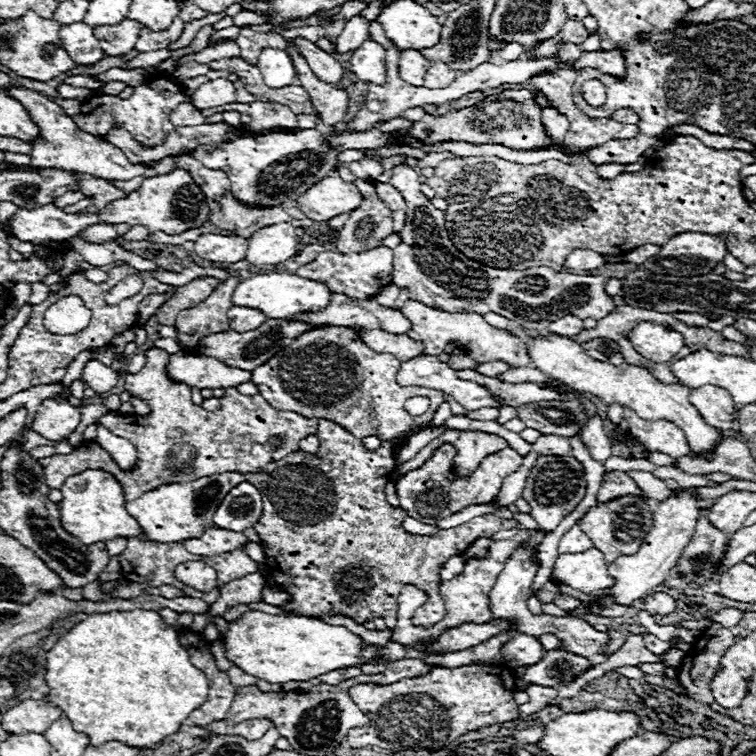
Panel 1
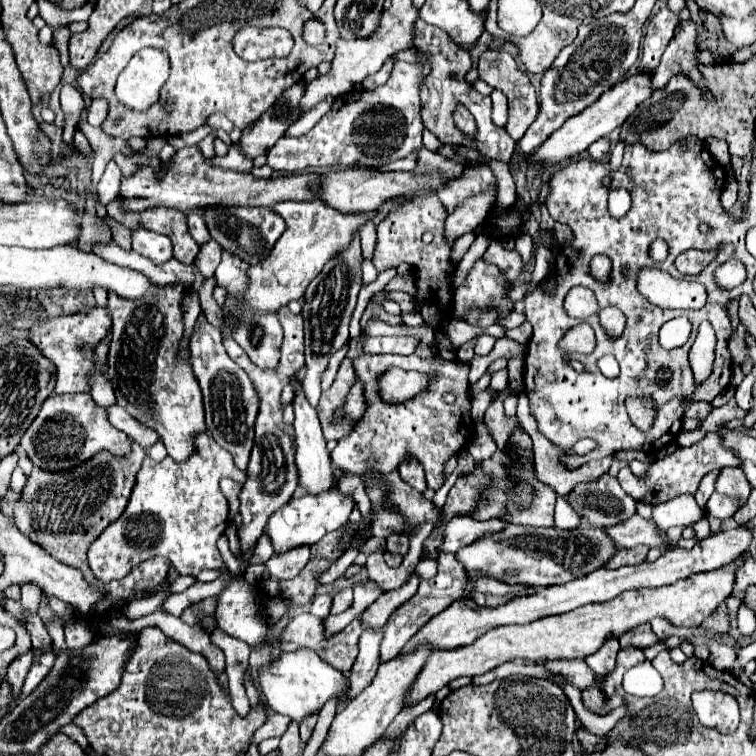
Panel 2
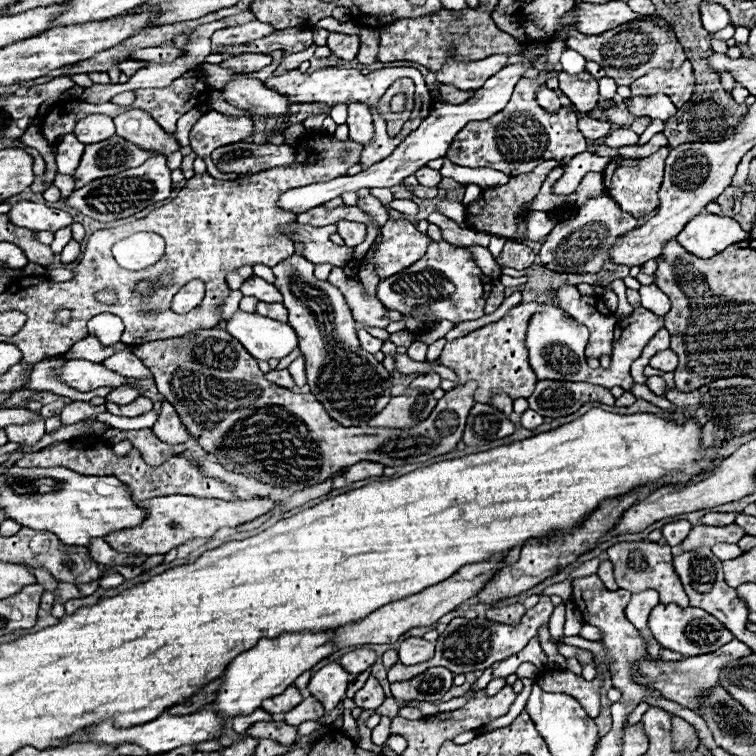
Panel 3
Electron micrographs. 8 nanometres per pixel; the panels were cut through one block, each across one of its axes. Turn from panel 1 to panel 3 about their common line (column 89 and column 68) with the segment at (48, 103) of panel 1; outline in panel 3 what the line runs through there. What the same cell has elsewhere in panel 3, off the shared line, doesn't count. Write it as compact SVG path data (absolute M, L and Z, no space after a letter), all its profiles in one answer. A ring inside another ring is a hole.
M64 134L56 144L54 144L54 154L56 154L56 164L60 174L74 174L74 168L78 168L80 158L84 152L84 144L76 140L74 134Z

